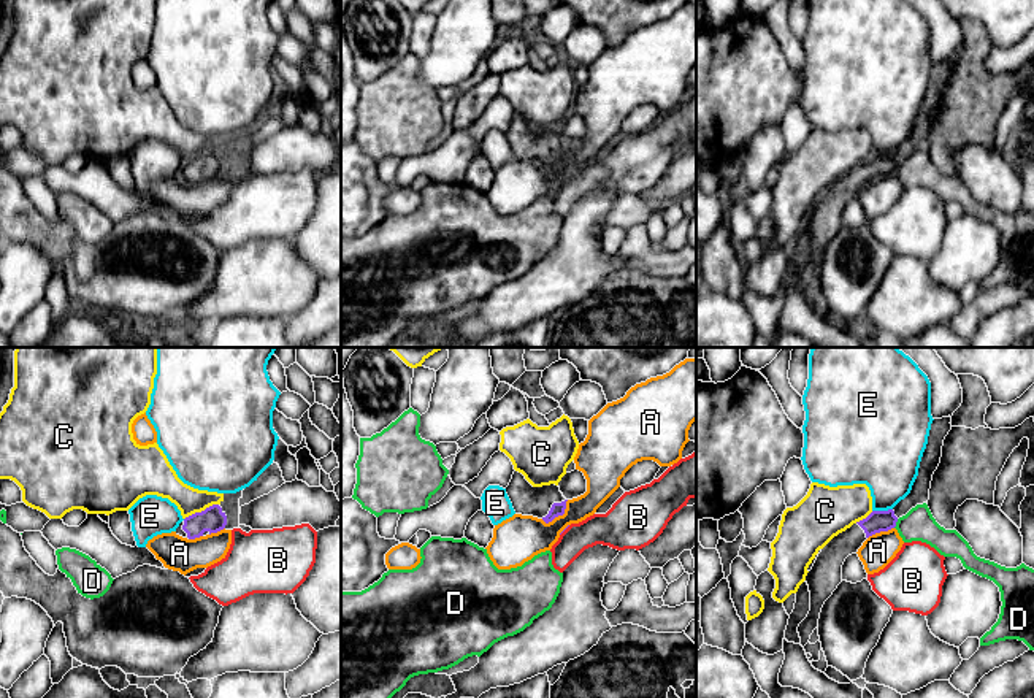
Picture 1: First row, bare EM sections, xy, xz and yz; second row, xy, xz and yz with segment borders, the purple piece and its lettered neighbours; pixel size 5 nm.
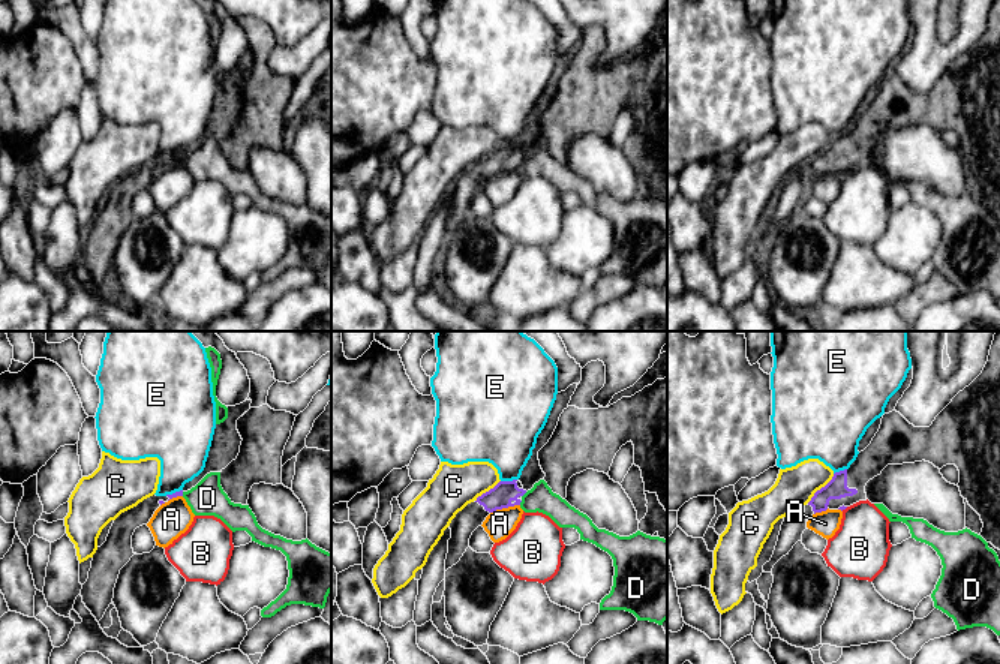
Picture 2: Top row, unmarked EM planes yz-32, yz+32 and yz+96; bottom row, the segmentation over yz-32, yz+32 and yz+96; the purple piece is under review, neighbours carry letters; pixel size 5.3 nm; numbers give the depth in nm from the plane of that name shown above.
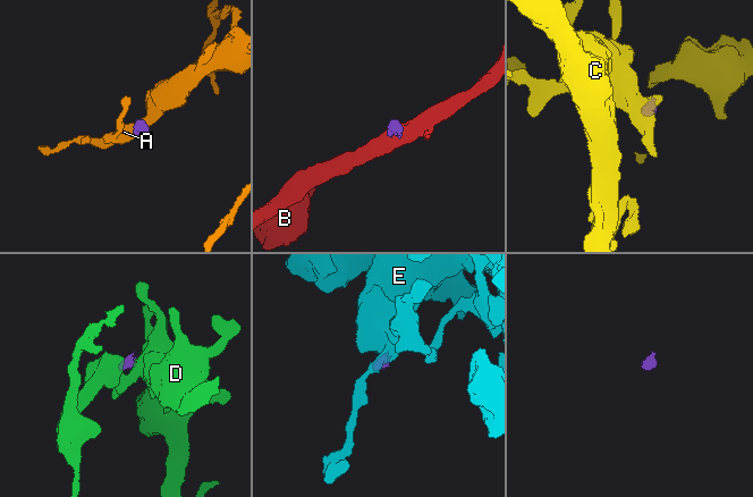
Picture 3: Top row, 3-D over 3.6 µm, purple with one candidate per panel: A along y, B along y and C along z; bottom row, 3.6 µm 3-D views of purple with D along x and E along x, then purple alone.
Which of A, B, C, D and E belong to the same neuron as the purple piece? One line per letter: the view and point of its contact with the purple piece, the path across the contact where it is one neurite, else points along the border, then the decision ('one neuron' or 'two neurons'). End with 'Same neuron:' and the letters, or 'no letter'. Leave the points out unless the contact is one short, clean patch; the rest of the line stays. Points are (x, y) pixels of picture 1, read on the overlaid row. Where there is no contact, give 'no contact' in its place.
A: contact xz (559, 514); border xz (568, 500), (562, 514), (547, 522), (541, 519); two neurons
B: contact xz (565, 529); border xz (570, 525), (560, 535); two neurons
C: contact xy (202, 511); border xy (218, 503), (195, 511), (184, 519); two neurons
D: contact yz (895, 524); border yz (898, 519), (893, 527); two neurons
E: contact yz (882, 511); border yz (892, 508), (873, 511); two neurons
Same neuron: no letter

